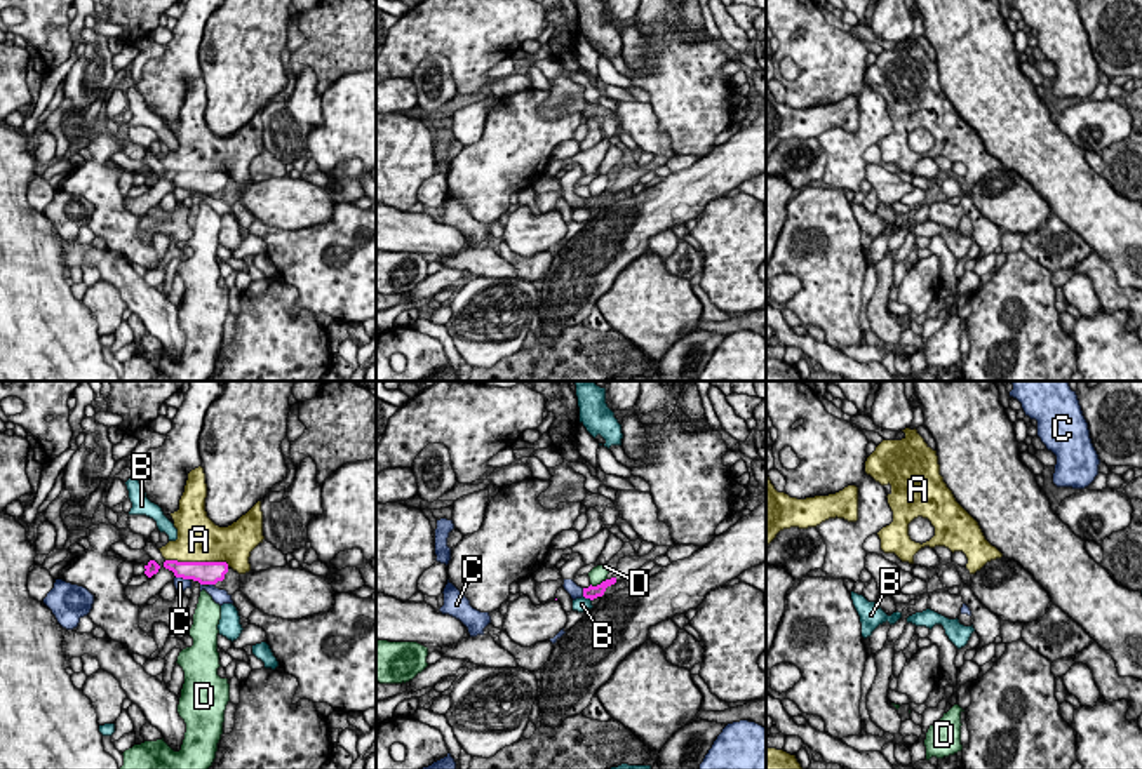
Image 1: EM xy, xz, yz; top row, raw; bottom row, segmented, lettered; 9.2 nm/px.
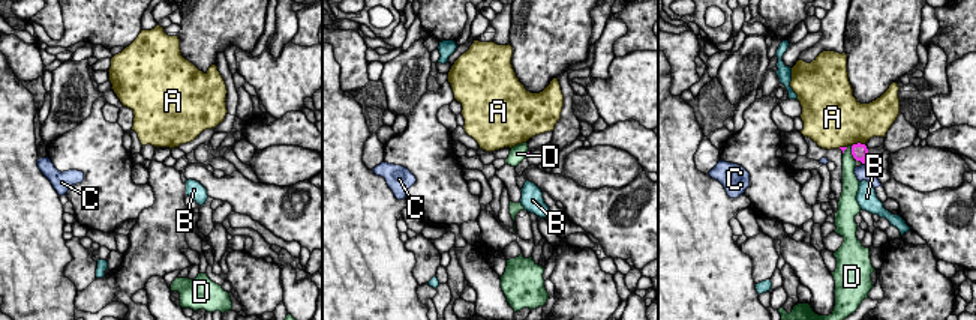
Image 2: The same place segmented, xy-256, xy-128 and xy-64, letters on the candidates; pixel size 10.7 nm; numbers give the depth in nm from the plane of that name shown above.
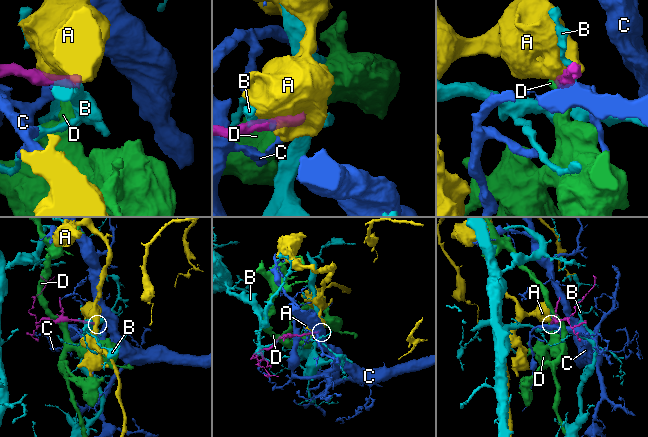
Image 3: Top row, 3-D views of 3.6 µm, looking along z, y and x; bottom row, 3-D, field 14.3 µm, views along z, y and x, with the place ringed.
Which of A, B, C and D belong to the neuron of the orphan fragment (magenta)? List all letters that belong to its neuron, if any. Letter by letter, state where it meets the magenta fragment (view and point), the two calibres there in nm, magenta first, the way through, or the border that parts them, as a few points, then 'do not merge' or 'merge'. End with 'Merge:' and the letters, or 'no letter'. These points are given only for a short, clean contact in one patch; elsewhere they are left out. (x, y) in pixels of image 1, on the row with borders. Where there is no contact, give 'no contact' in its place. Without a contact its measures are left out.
A: meets magenta in xy at (197, 562); 220 nm thick on the magenta side, 420 nm on the other; do not merge
B: meets magenta in xz at (587, 597); 130 nm thick on the magenta side, 130 nm on the other; border along xz (584, 595), (591, 601); do not merge
C: meets magenta in xy at (183, 578); 220 nm thick on the magenta side, 120 nm on the other; border along xy (176, 576), (188, 580); do not merge
D: meets magenta in xz at (597, 585); 130 nm thick on the magenta side, 160 nm on the other; do not merge
Merge: no letter

